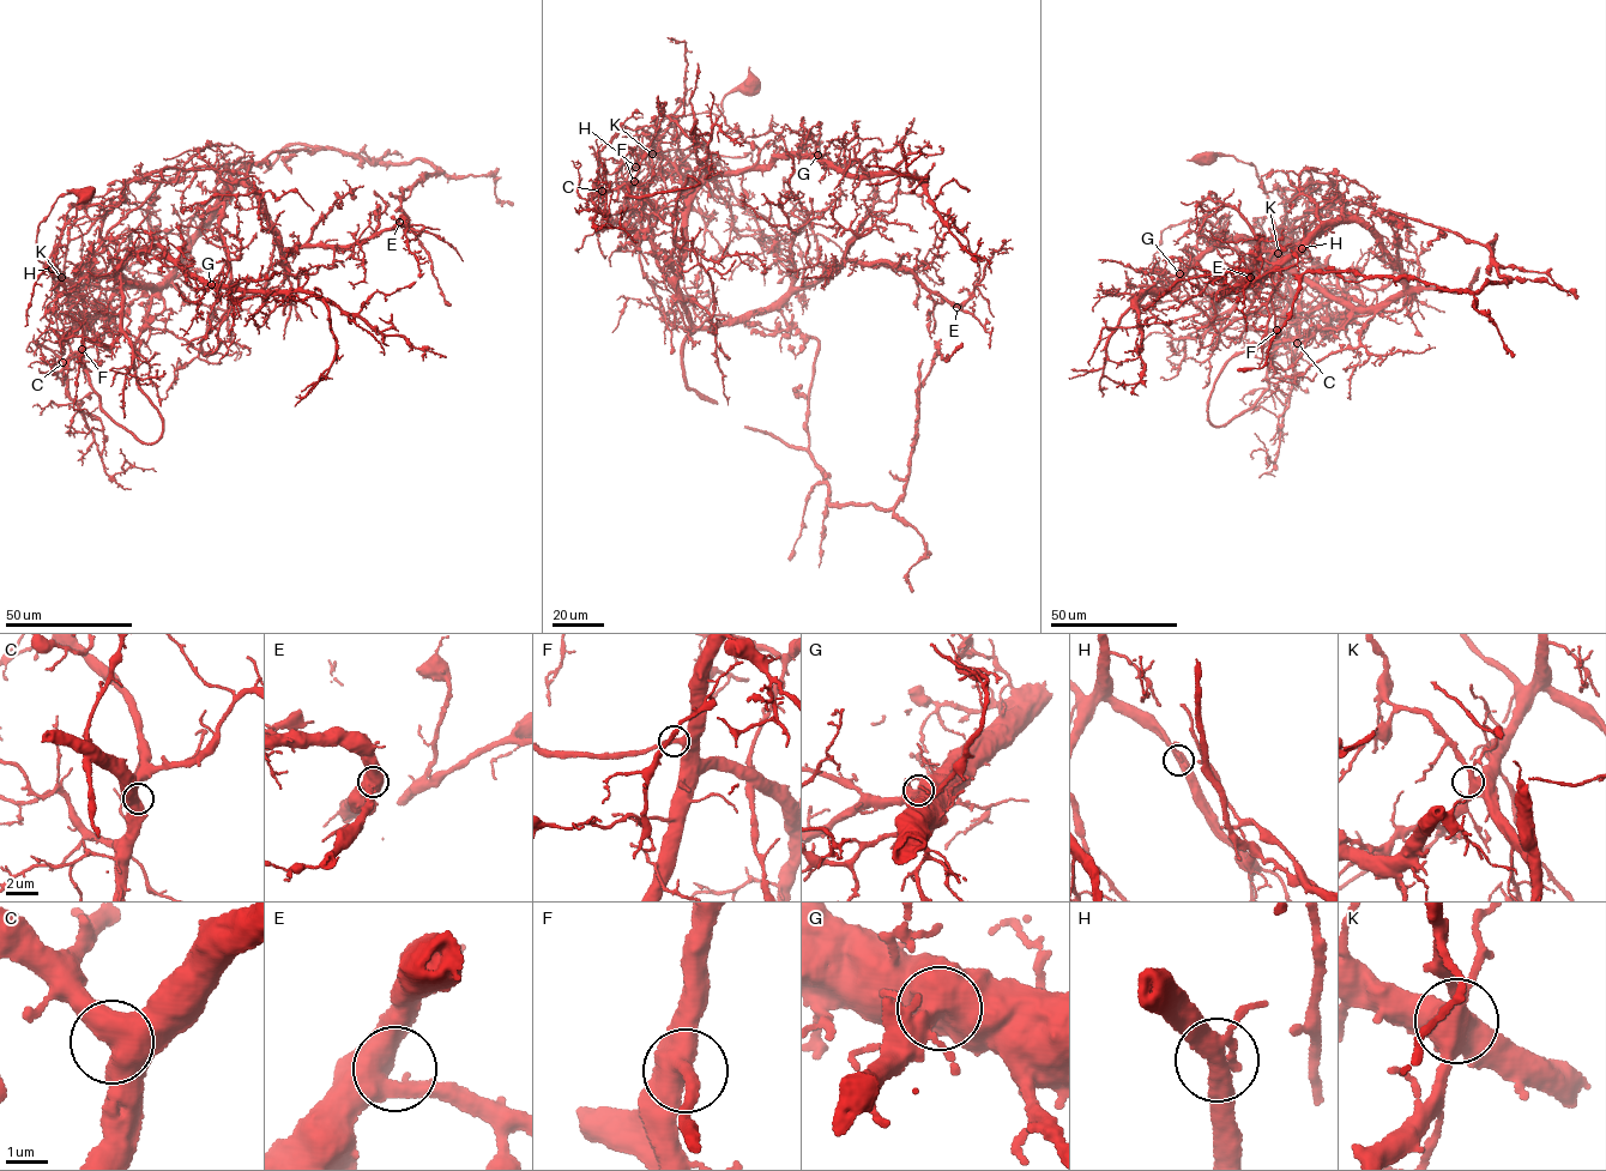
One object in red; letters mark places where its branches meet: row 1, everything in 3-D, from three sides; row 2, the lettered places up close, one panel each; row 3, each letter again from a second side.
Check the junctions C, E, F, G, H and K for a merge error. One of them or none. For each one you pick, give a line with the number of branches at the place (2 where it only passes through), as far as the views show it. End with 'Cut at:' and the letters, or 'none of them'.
H: 3 branches meet
Cut at: H

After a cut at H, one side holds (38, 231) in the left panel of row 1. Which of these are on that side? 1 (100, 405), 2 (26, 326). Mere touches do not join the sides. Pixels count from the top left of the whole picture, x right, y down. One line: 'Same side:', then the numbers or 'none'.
Same side: 1

